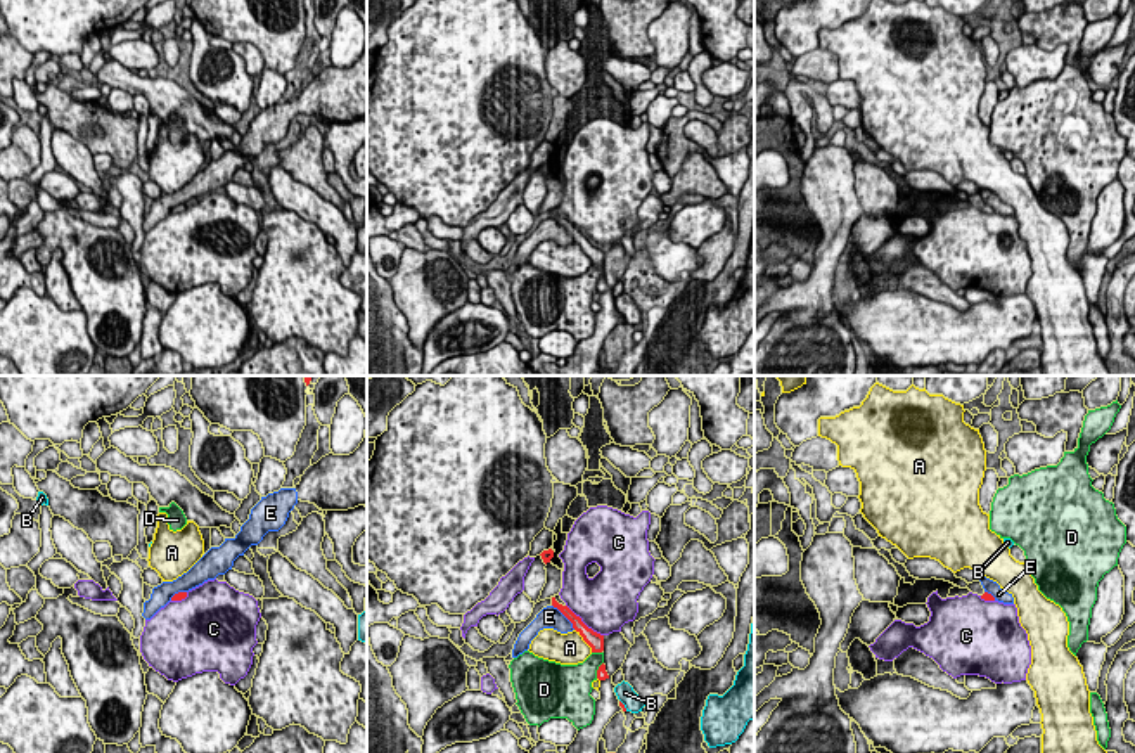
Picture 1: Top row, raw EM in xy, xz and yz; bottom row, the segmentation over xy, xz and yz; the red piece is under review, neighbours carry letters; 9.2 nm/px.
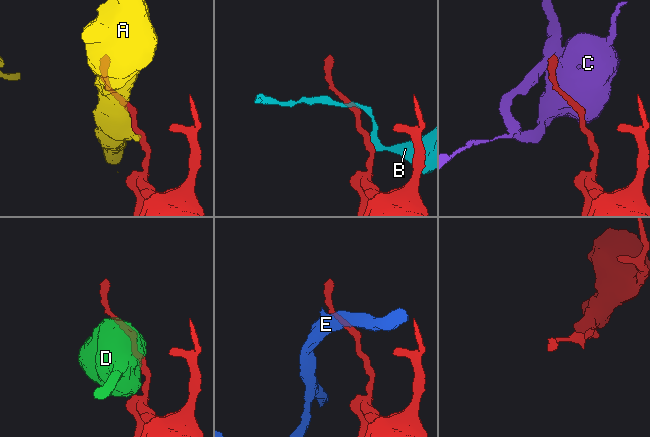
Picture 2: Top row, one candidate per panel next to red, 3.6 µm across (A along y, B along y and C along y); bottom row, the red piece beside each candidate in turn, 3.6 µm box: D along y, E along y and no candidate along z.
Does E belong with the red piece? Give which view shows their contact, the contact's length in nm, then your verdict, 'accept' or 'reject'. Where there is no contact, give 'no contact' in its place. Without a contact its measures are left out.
contact in xz; length 320 nm; reject

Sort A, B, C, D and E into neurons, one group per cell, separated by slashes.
A / B / C / D / E

